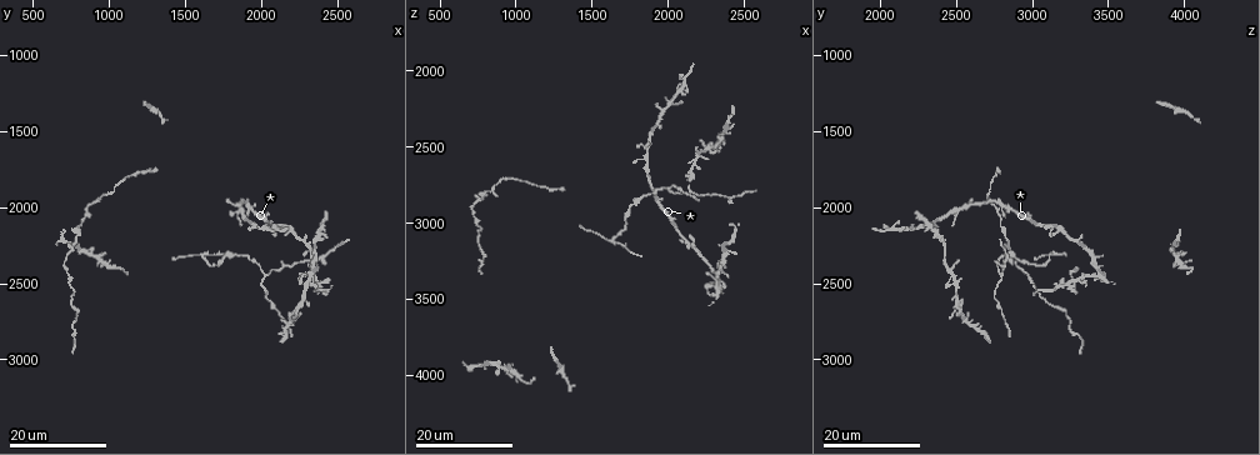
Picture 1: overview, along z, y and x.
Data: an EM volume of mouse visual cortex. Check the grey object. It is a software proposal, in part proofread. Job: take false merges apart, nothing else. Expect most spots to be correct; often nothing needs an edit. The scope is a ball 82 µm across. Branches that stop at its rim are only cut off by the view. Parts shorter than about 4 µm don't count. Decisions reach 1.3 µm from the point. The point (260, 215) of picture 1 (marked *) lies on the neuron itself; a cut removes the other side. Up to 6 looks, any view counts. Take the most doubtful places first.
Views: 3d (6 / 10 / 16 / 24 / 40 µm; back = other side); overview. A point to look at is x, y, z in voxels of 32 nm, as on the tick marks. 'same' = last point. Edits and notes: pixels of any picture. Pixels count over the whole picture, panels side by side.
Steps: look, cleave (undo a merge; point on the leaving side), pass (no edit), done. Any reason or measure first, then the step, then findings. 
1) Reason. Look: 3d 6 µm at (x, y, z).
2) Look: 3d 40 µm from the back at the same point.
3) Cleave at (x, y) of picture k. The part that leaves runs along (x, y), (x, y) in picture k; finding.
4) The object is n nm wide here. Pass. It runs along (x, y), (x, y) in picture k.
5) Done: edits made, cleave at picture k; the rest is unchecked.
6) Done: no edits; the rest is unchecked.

Three-way junction. Look: 3d 16 µm at (1820, 1980, 2600).

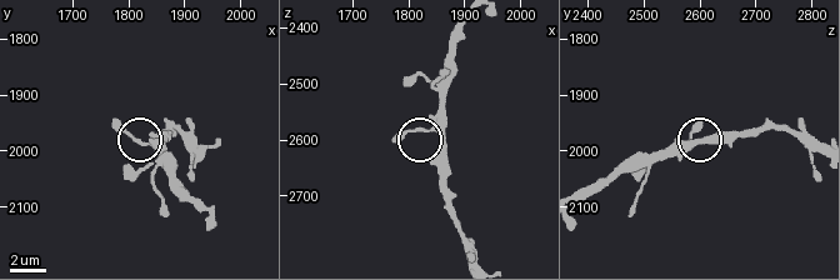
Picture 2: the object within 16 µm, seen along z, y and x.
Zoom in. Look: 3d 6 µm at (1830, 1990, 2580).

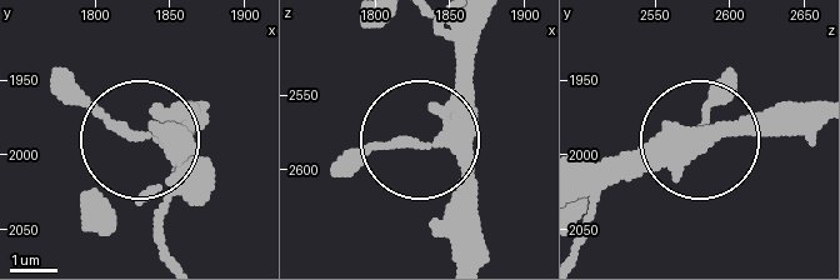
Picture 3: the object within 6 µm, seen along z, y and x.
Look: 3d 6 µm from the back at the same point.

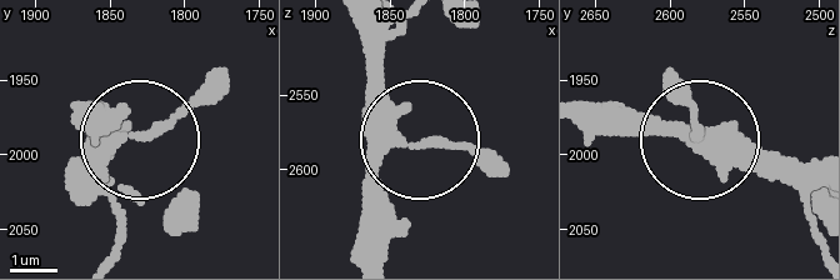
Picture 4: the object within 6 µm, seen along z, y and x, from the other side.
Pass. It runs along (366, 250), (381, 166), (418, 143), (381, 83), (366, 23) in picture 4; continuous, no second neuron.

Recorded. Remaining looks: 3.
Look: 3d 24 µm at (2420, 2320, 2840).

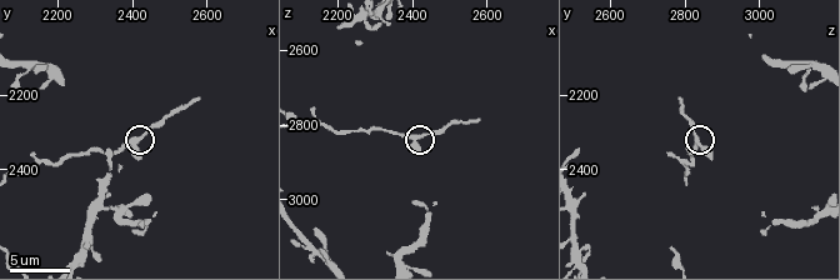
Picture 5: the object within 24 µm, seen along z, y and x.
Look: 3d 6 µm at (2390, 2320, 2830).

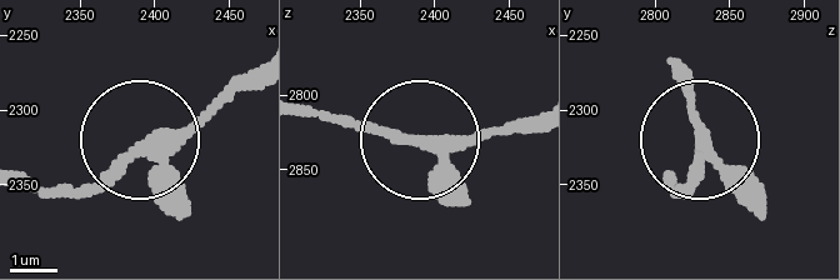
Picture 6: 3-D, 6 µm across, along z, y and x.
3 arms meet here. Pass. All the same neuron.

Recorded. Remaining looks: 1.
Done: no edits; the rest is unchecked.

